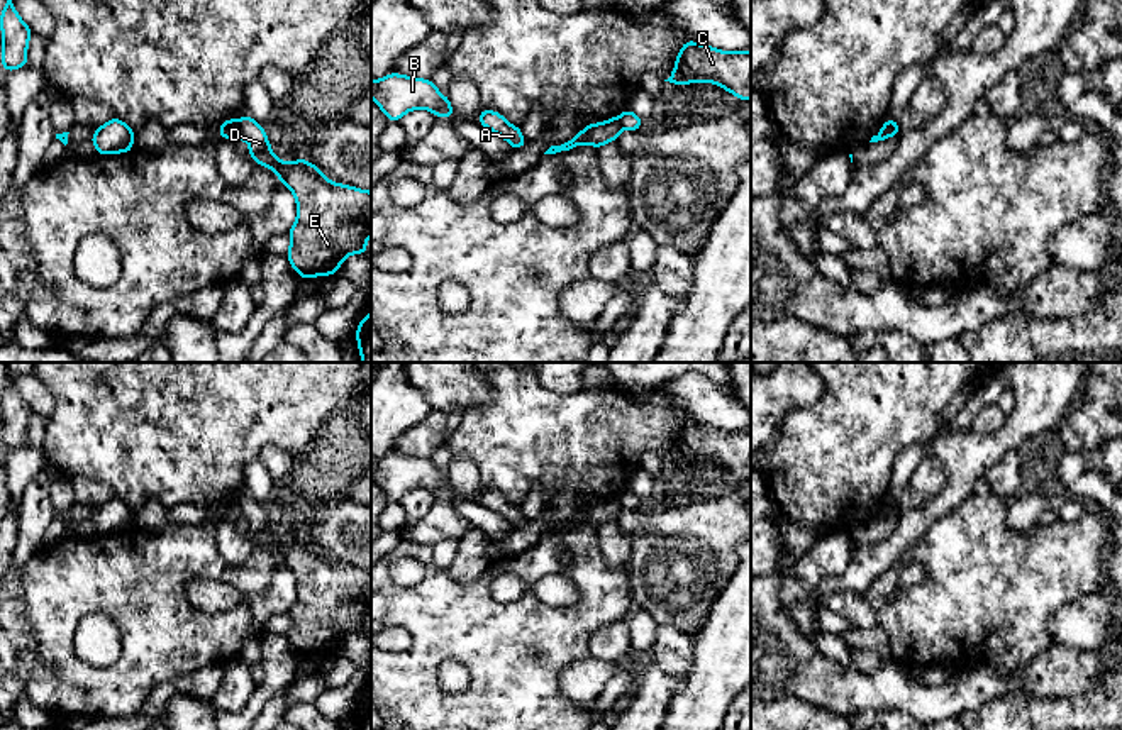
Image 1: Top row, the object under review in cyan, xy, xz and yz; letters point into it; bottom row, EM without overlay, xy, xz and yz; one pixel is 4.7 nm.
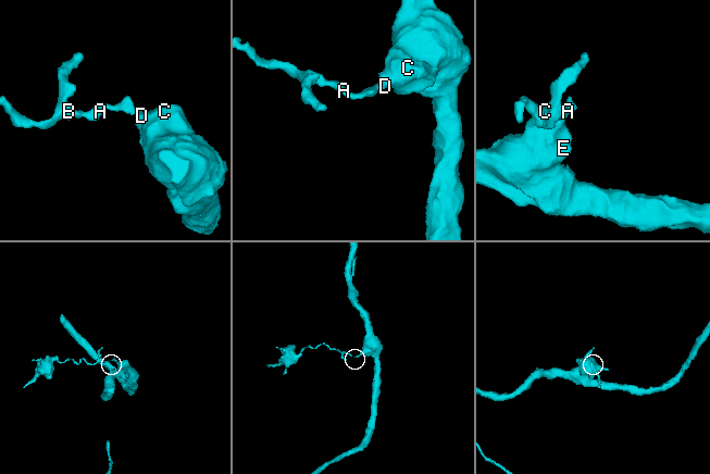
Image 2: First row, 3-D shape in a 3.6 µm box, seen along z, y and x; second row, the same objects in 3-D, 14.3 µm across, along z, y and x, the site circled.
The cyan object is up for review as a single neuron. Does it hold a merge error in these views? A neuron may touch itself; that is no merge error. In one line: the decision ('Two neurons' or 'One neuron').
Two neurons

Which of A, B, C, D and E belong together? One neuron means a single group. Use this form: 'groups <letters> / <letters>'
groups A B / C D E

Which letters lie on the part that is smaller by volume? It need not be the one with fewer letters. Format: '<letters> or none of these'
A, B

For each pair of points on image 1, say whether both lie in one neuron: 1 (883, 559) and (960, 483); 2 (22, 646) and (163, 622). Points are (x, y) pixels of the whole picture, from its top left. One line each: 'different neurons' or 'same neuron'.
1: same neuron
2: different neurons

